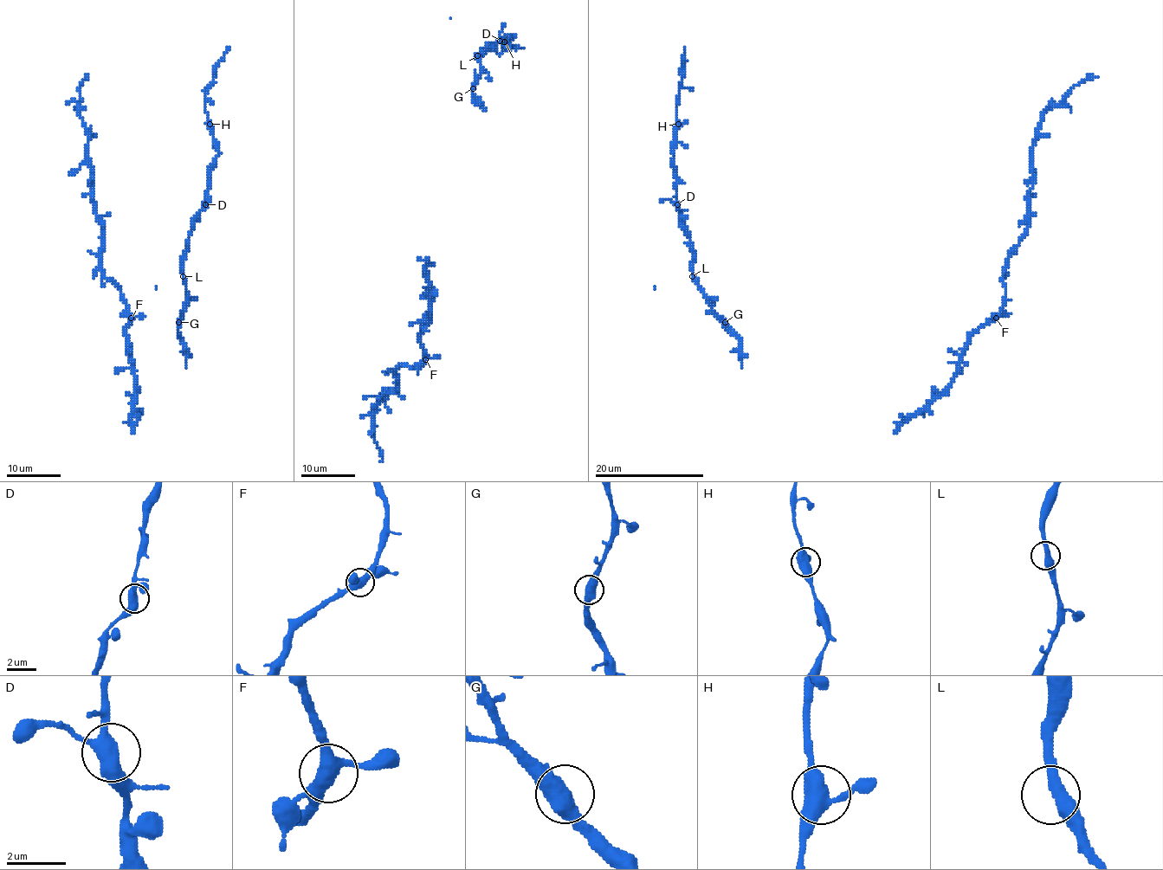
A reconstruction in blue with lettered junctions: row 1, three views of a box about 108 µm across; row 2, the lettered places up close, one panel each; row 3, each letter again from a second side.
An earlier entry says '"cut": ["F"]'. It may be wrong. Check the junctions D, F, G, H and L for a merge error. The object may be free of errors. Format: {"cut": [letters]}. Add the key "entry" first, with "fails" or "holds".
{"entry": "fails", "cut": []}

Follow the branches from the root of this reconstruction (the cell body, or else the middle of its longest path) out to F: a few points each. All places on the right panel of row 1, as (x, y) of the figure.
F: (899, 414), (901, 424), (919, 415), (950, 383), (966, 341), (995, 318)

